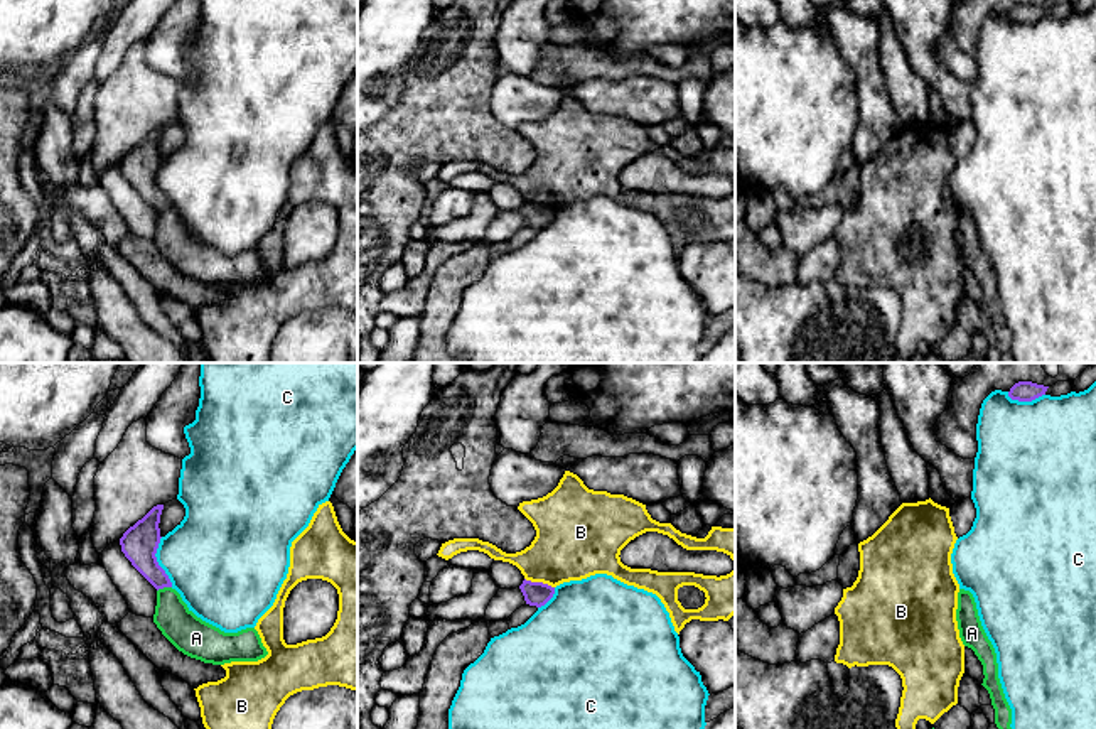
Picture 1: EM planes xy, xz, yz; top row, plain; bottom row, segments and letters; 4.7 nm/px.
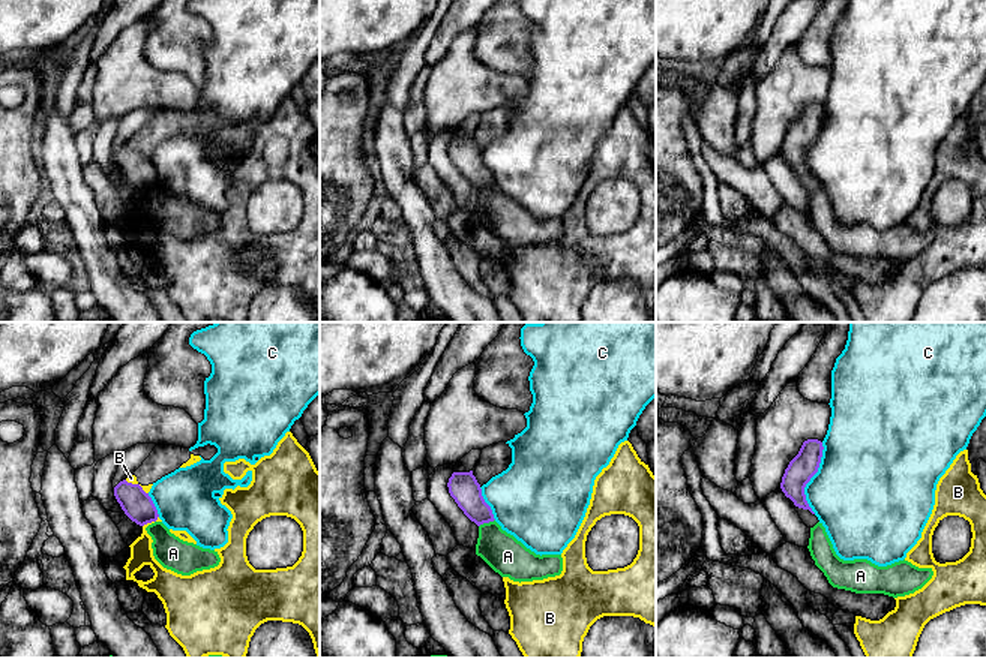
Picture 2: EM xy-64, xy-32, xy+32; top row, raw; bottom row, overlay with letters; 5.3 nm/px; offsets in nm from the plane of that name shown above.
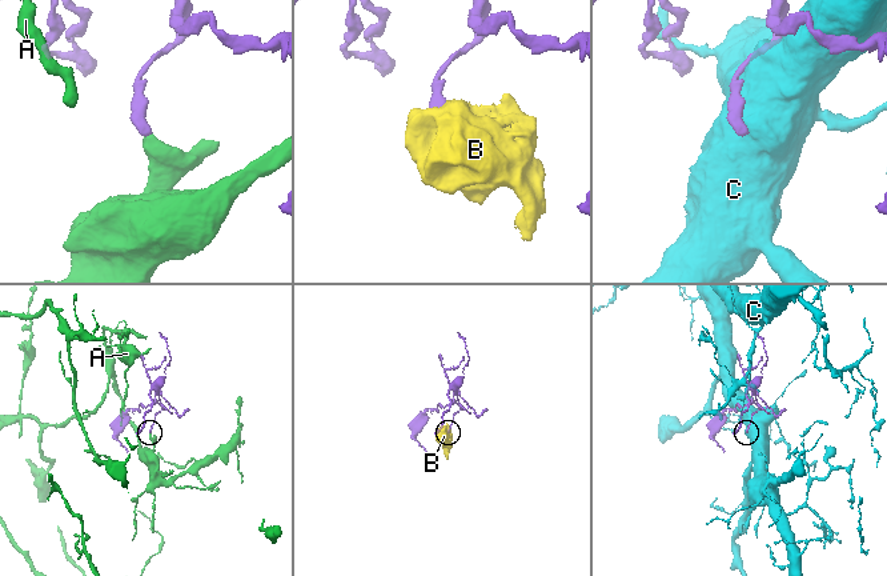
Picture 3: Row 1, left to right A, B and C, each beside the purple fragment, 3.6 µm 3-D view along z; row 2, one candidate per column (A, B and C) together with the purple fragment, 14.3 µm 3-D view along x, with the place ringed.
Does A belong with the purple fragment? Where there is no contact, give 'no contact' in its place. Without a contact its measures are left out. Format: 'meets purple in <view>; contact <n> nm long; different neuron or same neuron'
meets purple in xy; contact 80 nm long; different neuron

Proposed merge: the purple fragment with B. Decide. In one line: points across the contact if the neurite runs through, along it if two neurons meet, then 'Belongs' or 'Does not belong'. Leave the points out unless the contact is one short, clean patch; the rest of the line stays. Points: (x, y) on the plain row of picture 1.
Boundary: xz (525, 199), (553, 210). Does not belong

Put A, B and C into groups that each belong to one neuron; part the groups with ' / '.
A / B / C

